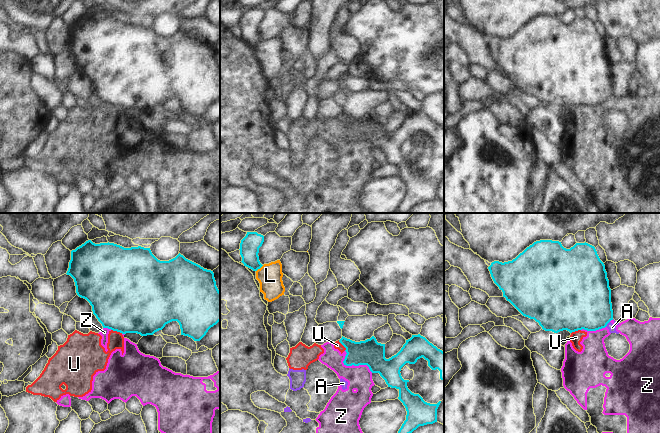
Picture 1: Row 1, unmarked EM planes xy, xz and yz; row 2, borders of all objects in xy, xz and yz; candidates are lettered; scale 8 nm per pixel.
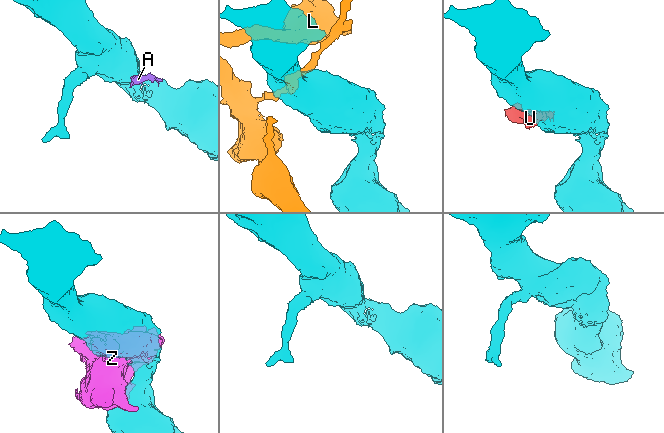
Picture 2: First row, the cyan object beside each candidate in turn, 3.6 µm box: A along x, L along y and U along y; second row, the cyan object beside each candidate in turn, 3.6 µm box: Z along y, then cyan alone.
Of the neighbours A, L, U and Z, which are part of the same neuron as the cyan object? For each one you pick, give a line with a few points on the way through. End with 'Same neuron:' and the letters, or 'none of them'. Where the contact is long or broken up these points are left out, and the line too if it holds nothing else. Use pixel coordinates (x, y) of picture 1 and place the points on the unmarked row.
Same neuron: none of them.

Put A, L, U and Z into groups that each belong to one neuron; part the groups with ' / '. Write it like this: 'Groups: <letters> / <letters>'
Groups: A U Z / L.

